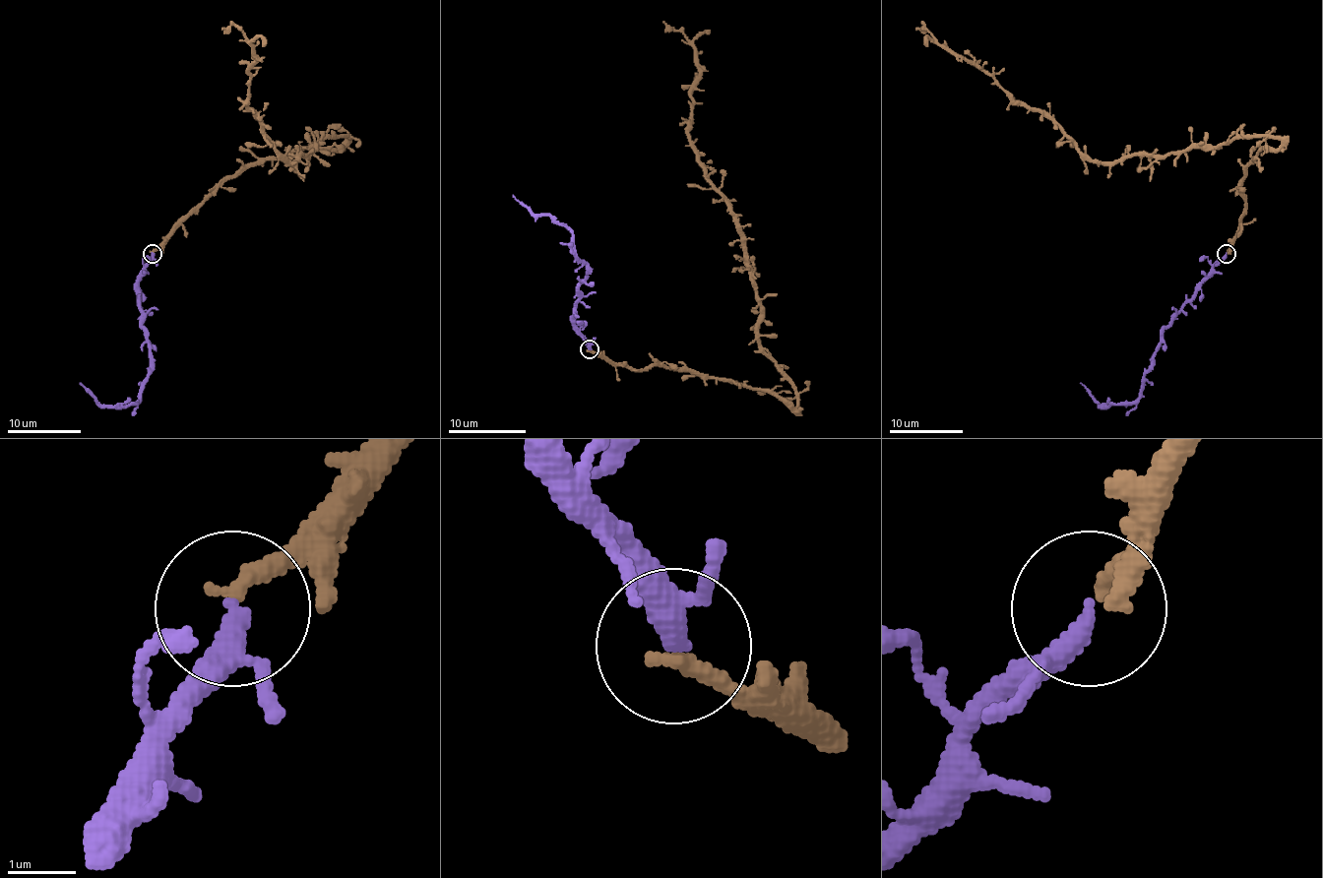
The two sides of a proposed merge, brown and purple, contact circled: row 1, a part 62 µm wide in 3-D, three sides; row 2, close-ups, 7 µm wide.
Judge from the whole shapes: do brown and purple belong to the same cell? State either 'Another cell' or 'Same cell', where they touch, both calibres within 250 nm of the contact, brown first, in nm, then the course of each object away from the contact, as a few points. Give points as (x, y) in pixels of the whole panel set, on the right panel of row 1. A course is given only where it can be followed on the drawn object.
Same cell. Place: (1226, 253). Thickness 240 nm (brown) against 240 nm. Course of brown: (1227, 252), (1244, 212), (1244, 169), (1278, 138), (1233, 137), (1096, 162), (923, 25), (916, 30). Course of purple: (1227, 254), (1163, 333), (1163, 342), (1138, 397), (1131, 403), (1100, 407), (1080, 382)

